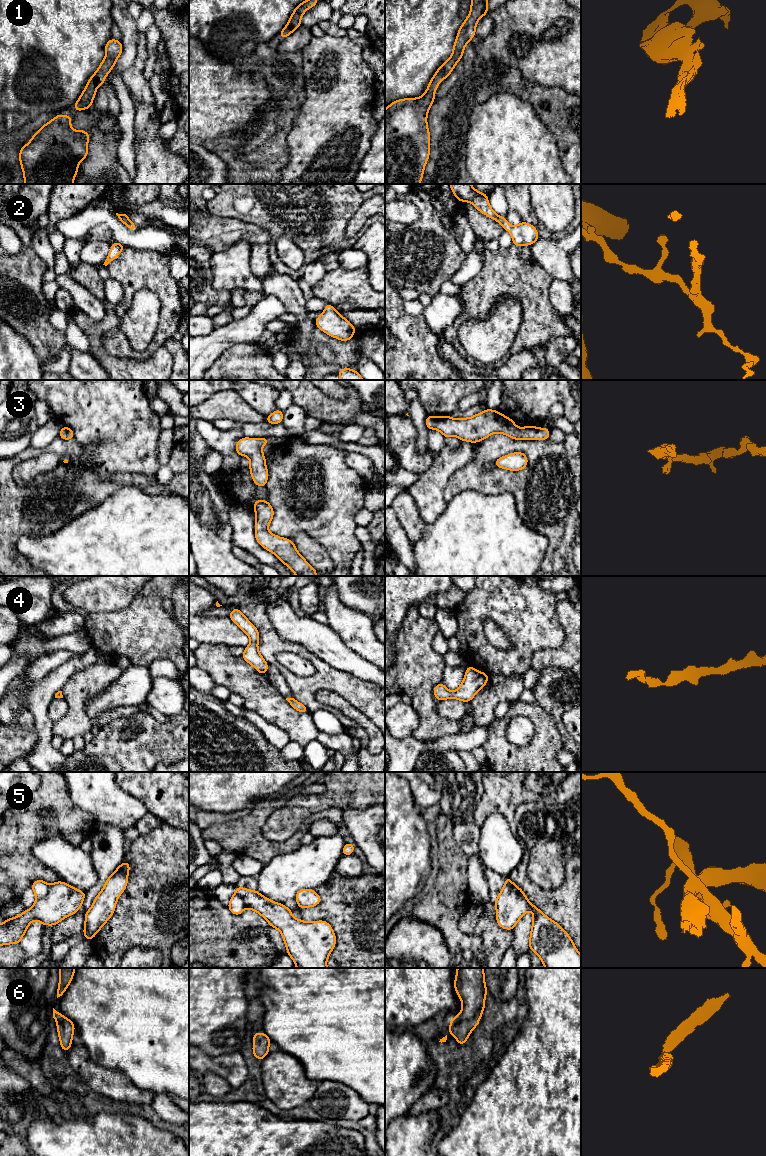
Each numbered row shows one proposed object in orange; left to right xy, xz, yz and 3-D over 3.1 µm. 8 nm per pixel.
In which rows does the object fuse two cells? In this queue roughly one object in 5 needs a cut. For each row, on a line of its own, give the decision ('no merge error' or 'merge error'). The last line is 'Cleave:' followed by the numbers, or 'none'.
1: no merge error
2: no merge error
3: no merge error
4: no merge error
5: merge error
6: no merge error
Cleave: 5

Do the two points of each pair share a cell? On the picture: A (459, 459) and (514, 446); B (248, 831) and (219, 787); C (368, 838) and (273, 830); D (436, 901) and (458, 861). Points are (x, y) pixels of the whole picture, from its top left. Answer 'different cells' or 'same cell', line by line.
A: different cells
B: different cells
C: different cells
D: same cell

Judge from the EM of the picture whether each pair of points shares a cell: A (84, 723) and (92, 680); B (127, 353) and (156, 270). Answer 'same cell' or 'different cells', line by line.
A: same cell
B: same cell

